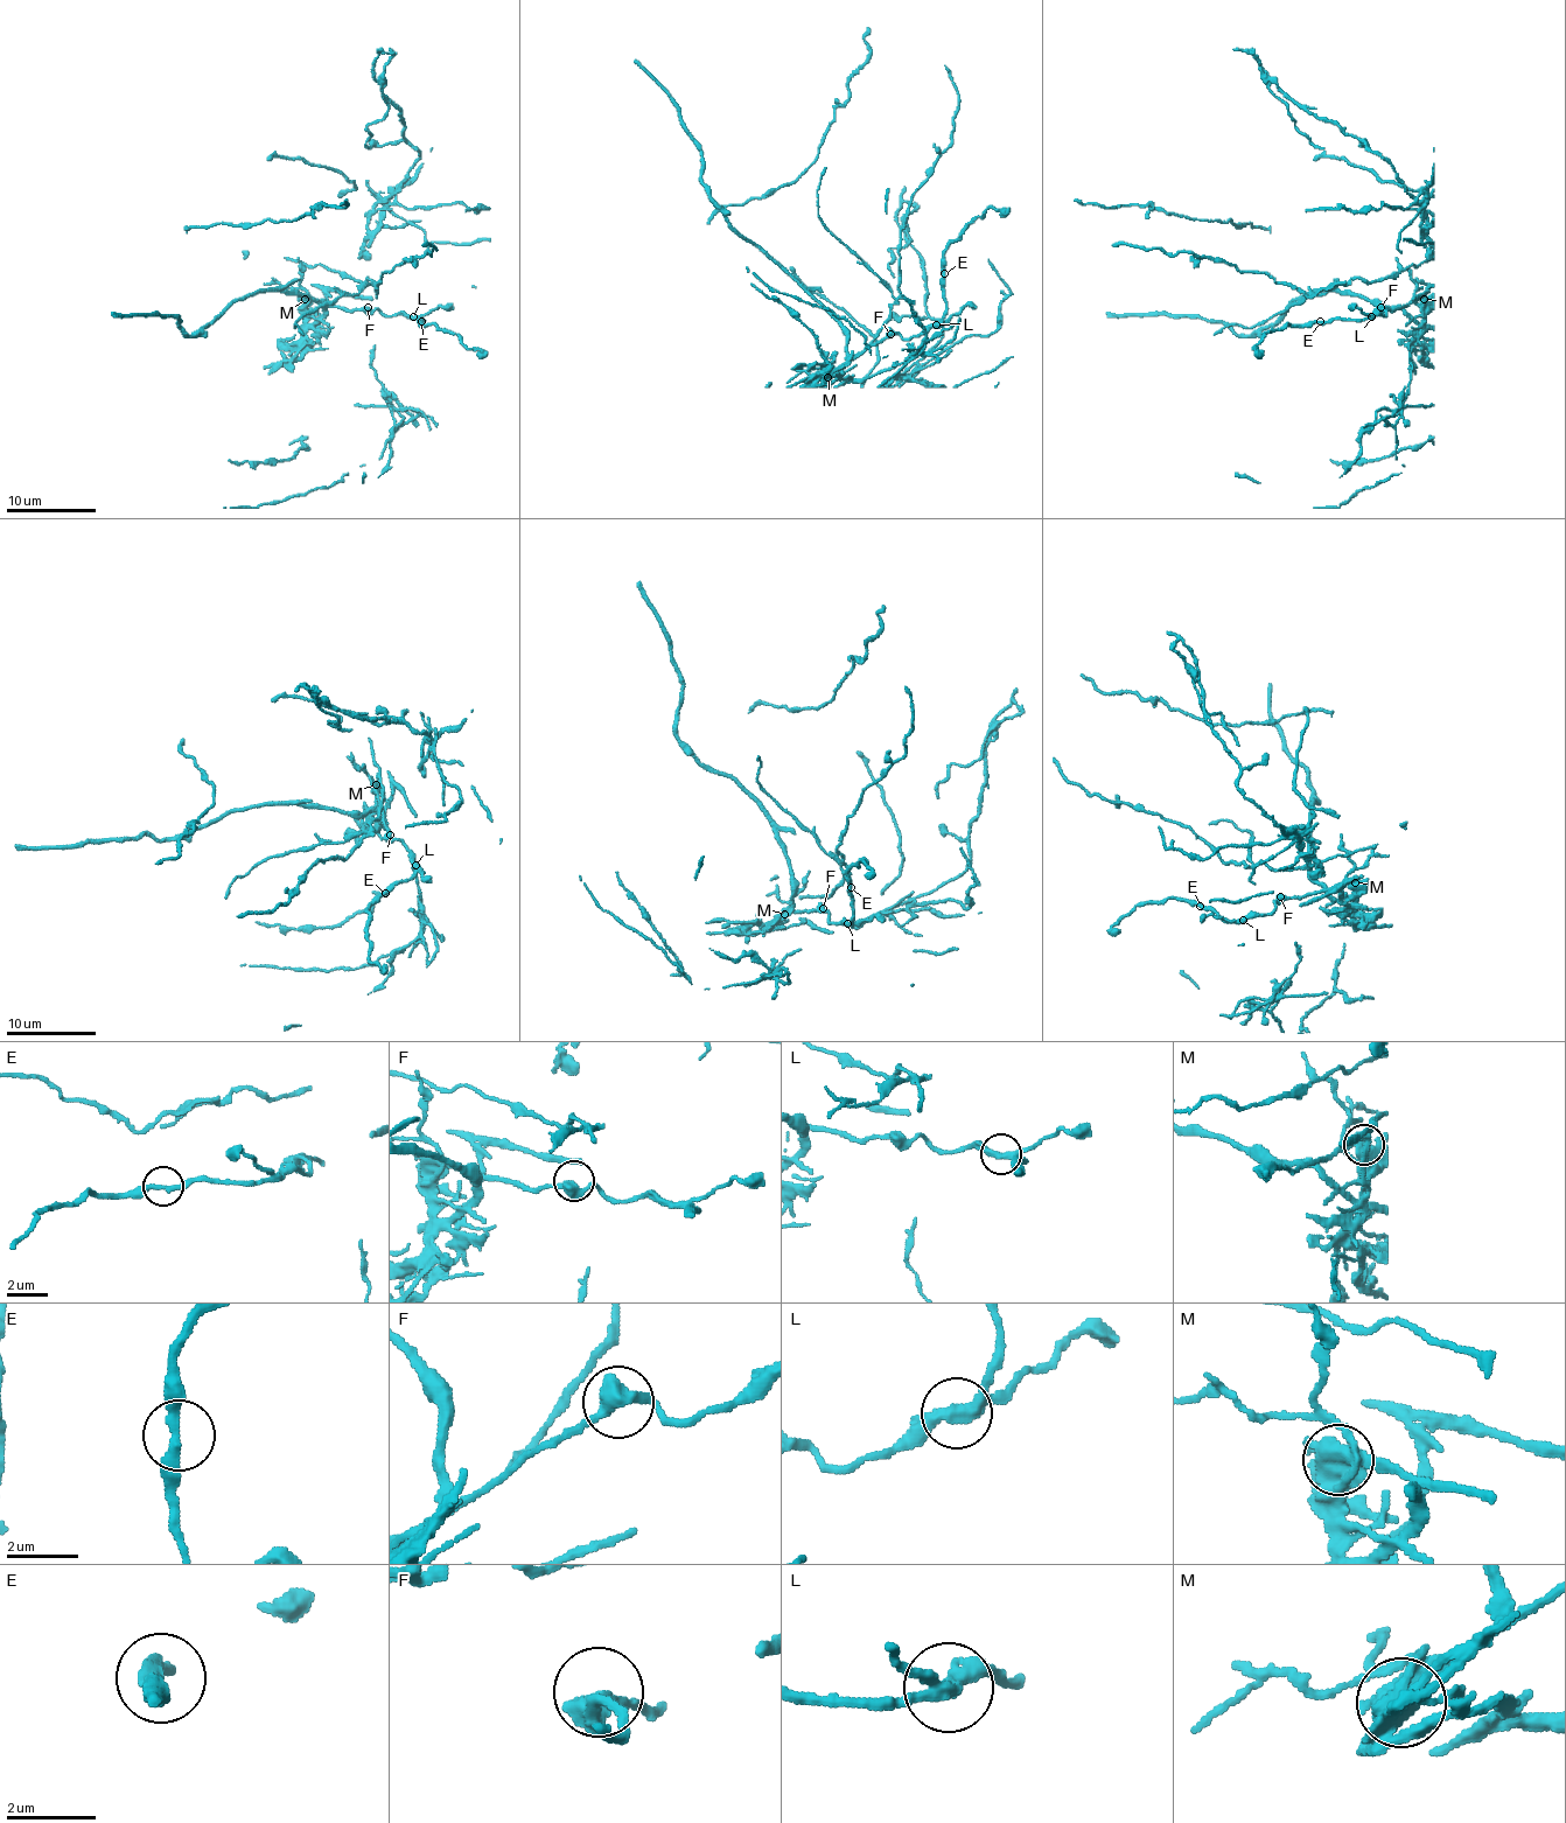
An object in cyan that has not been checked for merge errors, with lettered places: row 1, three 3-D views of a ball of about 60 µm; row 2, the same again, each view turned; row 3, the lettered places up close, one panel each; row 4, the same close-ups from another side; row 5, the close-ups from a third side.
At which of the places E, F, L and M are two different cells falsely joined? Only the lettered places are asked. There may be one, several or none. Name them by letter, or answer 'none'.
L, M

